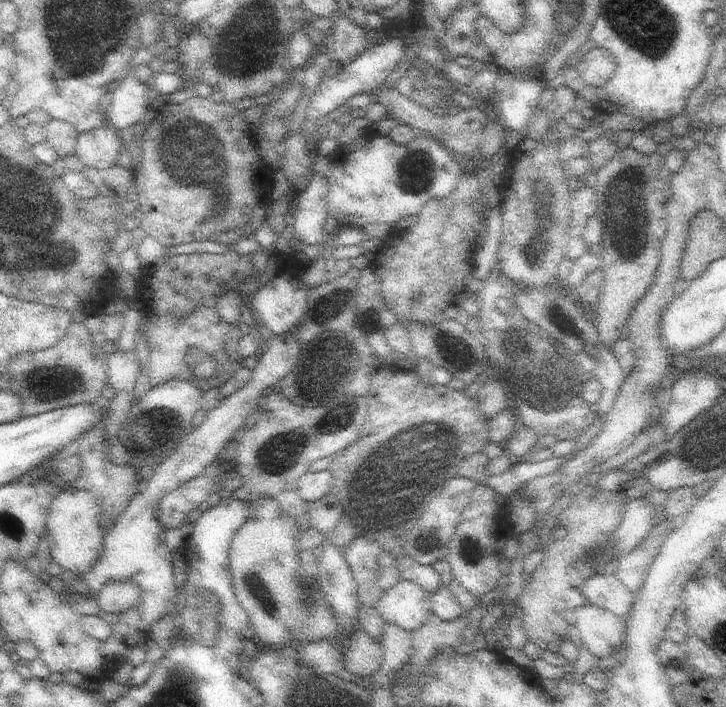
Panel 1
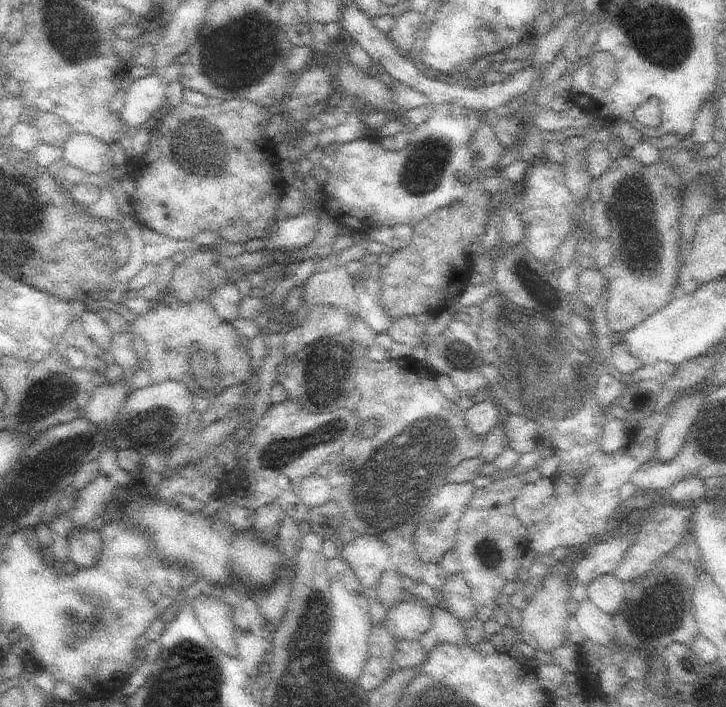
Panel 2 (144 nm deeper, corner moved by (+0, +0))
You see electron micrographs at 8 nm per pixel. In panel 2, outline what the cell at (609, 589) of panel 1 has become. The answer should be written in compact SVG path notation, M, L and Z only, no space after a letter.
M613 574L611 576L601 576L601 578L595 578L585 588L585 594L599 610L613 616L613 614L617 614L617 610L627 600L627 584L623 584Z

